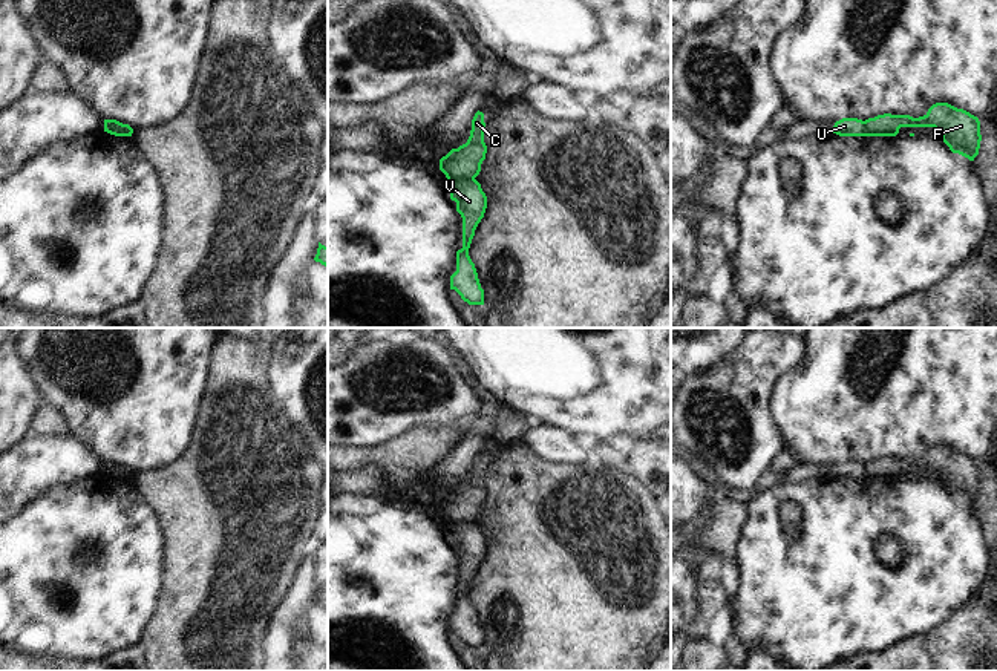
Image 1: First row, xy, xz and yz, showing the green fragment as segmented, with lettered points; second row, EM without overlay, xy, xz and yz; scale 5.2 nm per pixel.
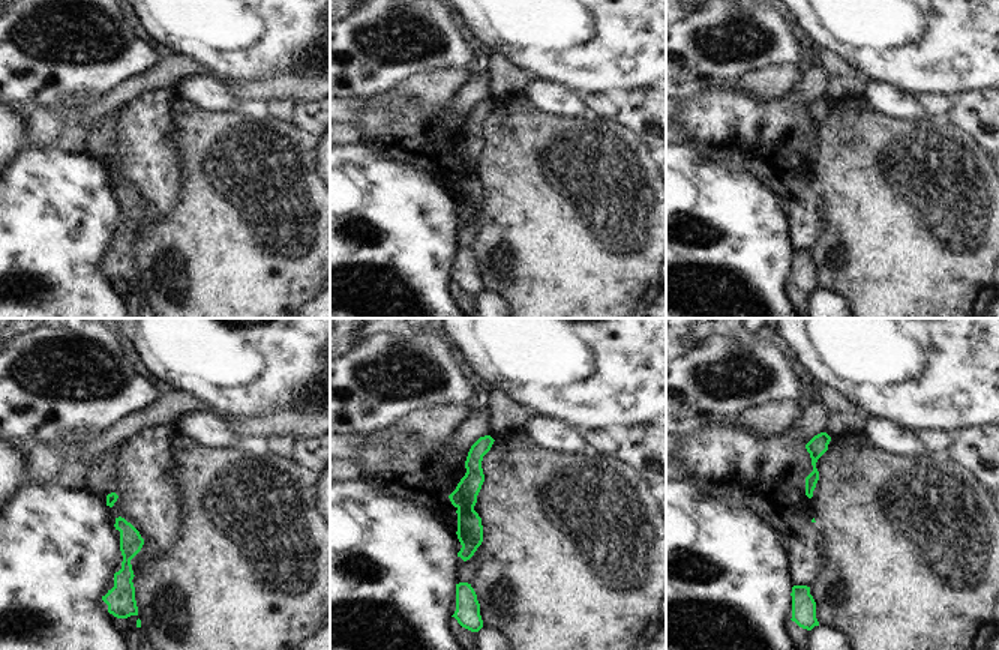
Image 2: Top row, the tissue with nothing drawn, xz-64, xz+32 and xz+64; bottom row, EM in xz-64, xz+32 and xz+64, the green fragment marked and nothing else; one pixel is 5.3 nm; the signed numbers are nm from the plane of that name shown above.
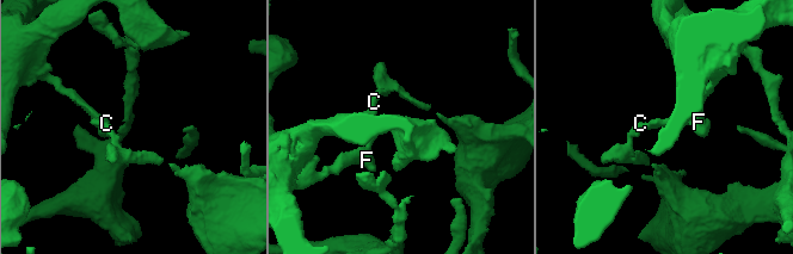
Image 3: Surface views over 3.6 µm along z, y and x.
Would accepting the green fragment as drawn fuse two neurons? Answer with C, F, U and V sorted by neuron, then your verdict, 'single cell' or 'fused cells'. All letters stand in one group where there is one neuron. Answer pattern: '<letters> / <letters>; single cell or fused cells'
C U / F V; fused cells

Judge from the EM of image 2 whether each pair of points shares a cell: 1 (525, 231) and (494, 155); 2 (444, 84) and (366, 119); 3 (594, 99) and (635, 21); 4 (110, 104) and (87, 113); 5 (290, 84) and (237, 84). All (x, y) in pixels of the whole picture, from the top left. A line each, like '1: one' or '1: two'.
1: one
2: two
3: two
4: one
5: one

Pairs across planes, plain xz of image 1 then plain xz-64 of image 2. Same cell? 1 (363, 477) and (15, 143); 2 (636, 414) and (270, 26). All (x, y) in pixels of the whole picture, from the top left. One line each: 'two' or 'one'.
1: two
2: one

